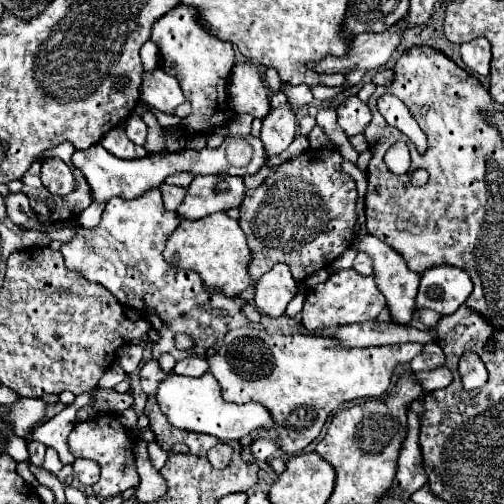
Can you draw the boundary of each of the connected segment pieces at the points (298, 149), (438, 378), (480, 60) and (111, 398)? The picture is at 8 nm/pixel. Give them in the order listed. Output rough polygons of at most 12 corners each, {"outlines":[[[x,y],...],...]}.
{"outlines":[[[300,135],[278,157],[267,160],[267,167],[280,165],[309,150],[307,136]],[[447,367],[419,371],[415,379],[425,391],[437,391],[451,383]],[[485,37],[461,45],[467,67],[489,75],[491,43]],[[115,389],[93,391],[93,403],[107,403],[111,411],[121,413],[133,405],[131,393]]]}

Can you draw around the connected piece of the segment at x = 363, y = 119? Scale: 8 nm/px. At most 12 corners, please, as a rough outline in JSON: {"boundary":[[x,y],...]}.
{"boundary":[[357,95],[337,107],[347,137],[363,133],[371,111]]}

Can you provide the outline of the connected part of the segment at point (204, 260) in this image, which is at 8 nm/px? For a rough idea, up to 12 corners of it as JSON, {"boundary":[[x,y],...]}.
{"boundary":[[225,213],[181,219],[163,257],[199,273],[207,291],[251,285],[251,253]]}

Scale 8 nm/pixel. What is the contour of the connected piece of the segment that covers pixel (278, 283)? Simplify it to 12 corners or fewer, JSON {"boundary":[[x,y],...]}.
{"boundary":[[287,265],[267,271],[255,287],[255,307],[281,317],[297,293]]}

